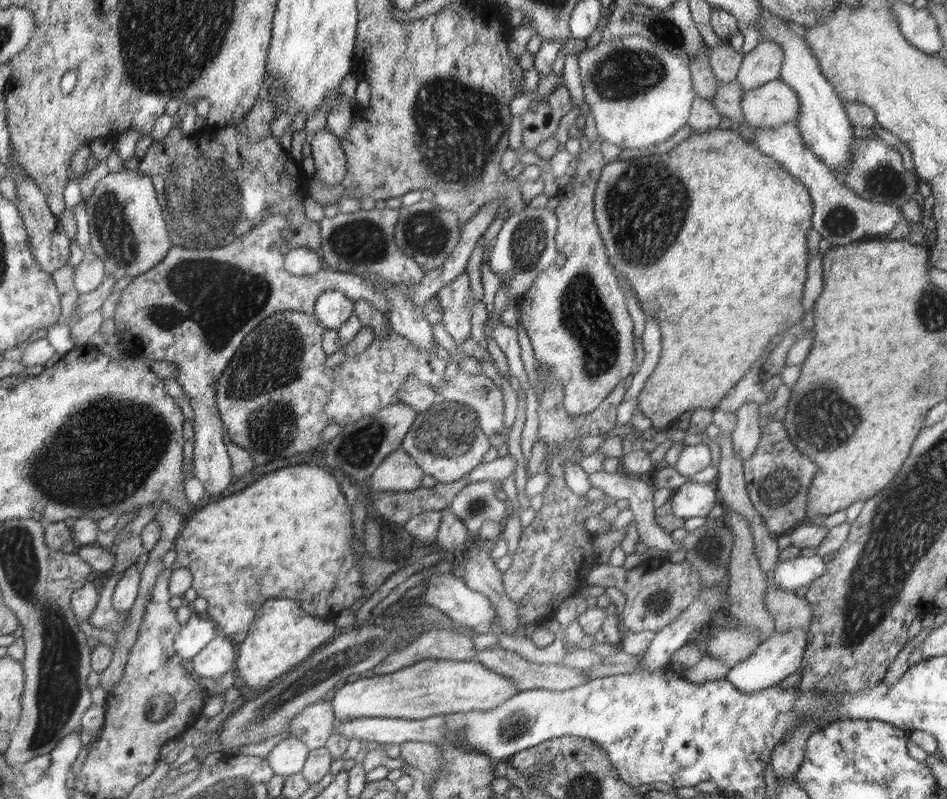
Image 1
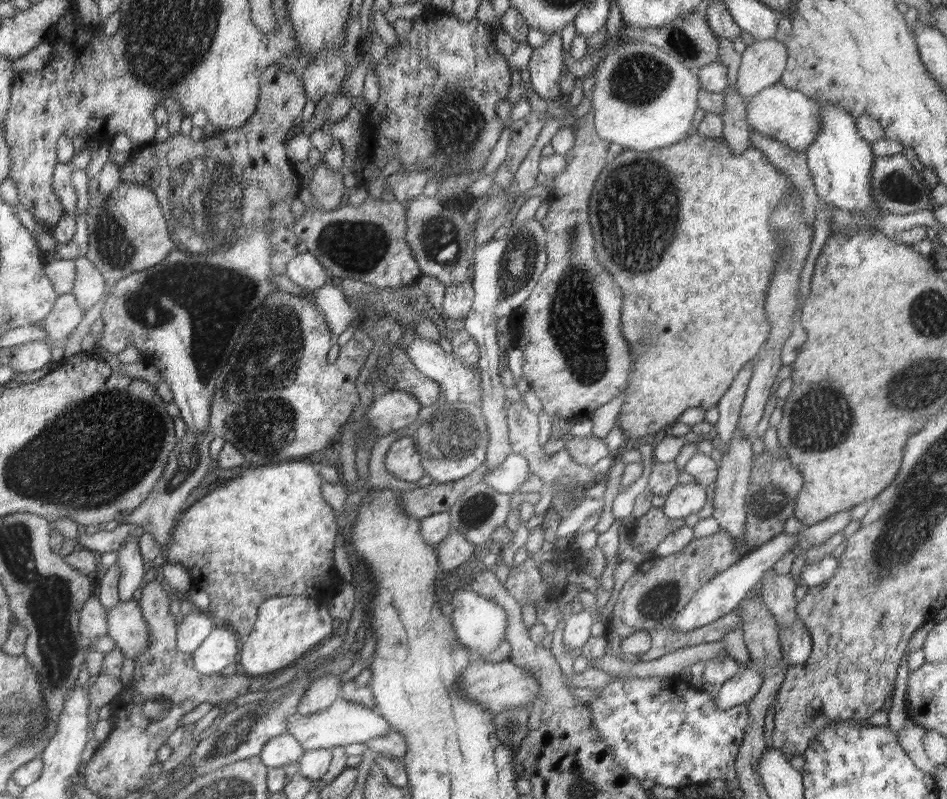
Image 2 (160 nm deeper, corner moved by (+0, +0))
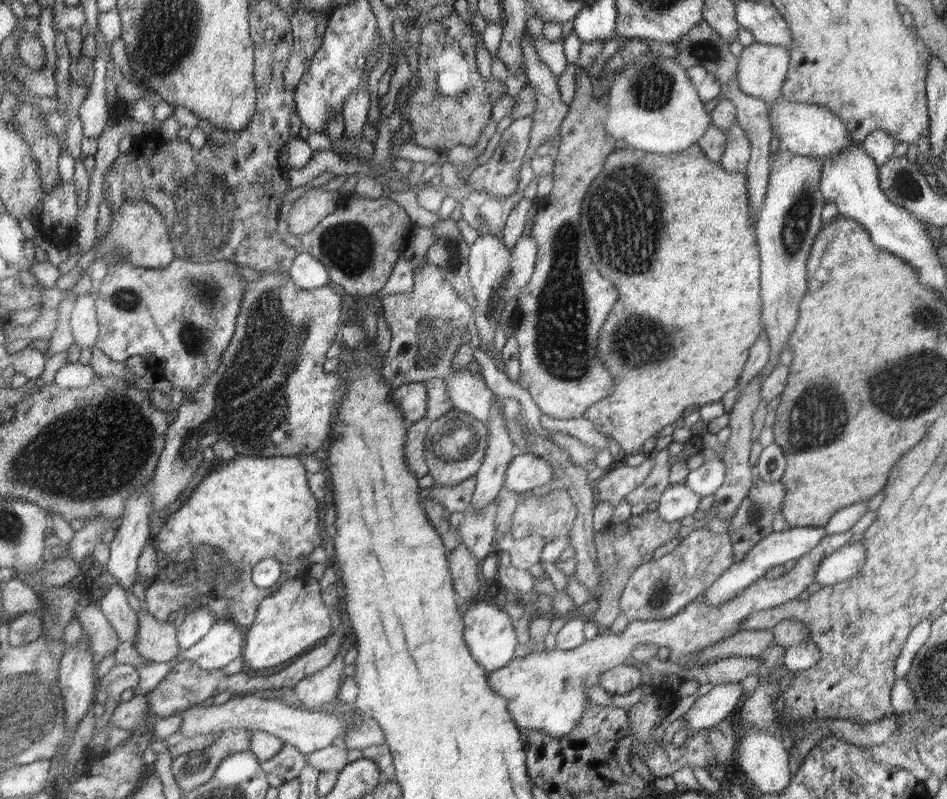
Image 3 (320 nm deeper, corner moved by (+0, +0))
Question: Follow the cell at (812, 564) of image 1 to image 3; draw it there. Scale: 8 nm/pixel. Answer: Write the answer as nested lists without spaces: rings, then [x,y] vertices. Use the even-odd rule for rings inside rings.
[[[849,543],[821,561],[816,571],[815,582],[822,586],[832,586],[844,582],[860,572],[866,562],[864,545]]]

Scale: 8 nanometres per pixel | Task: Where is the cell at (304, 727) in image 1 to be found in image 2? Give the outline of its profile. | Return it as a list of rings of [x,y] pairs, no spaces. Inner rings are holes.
[[[322,676],[314,680],[297,702],[297,712],[308,716],[326,710],[343,694],[341,676]]]

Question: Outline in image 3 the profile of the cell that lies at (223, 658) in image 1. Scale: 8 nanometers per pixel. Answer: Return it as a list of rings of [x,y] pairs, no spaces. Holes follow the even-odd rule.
[[[219,618],[212,628],[194,645],[179,653],[177,662],[192,661],[204,670],[223,669],[234,658],[242,656],[244,634],[232,620]]]

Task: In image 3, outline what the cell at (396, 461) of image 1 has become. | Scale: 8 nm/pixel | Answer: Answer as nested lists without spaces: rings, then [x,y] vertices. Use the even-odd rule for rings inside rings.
[[[424,418],[422,421],[410,424],[407,431],[406,458],[408,467],[414,474],[424,477],[429,474],[426,463],[426,439],[430,431],[430,421]]]

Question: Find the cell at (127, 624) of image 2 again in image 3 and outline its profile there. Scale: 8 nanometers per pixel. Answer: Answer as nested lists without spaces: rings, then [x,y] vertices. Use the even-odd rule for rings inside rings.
[[[138,611],[138,628],[132,644],[150,663],[168,662],[182,651],[177,639],[178,624],[159,621],[148,611]]]

